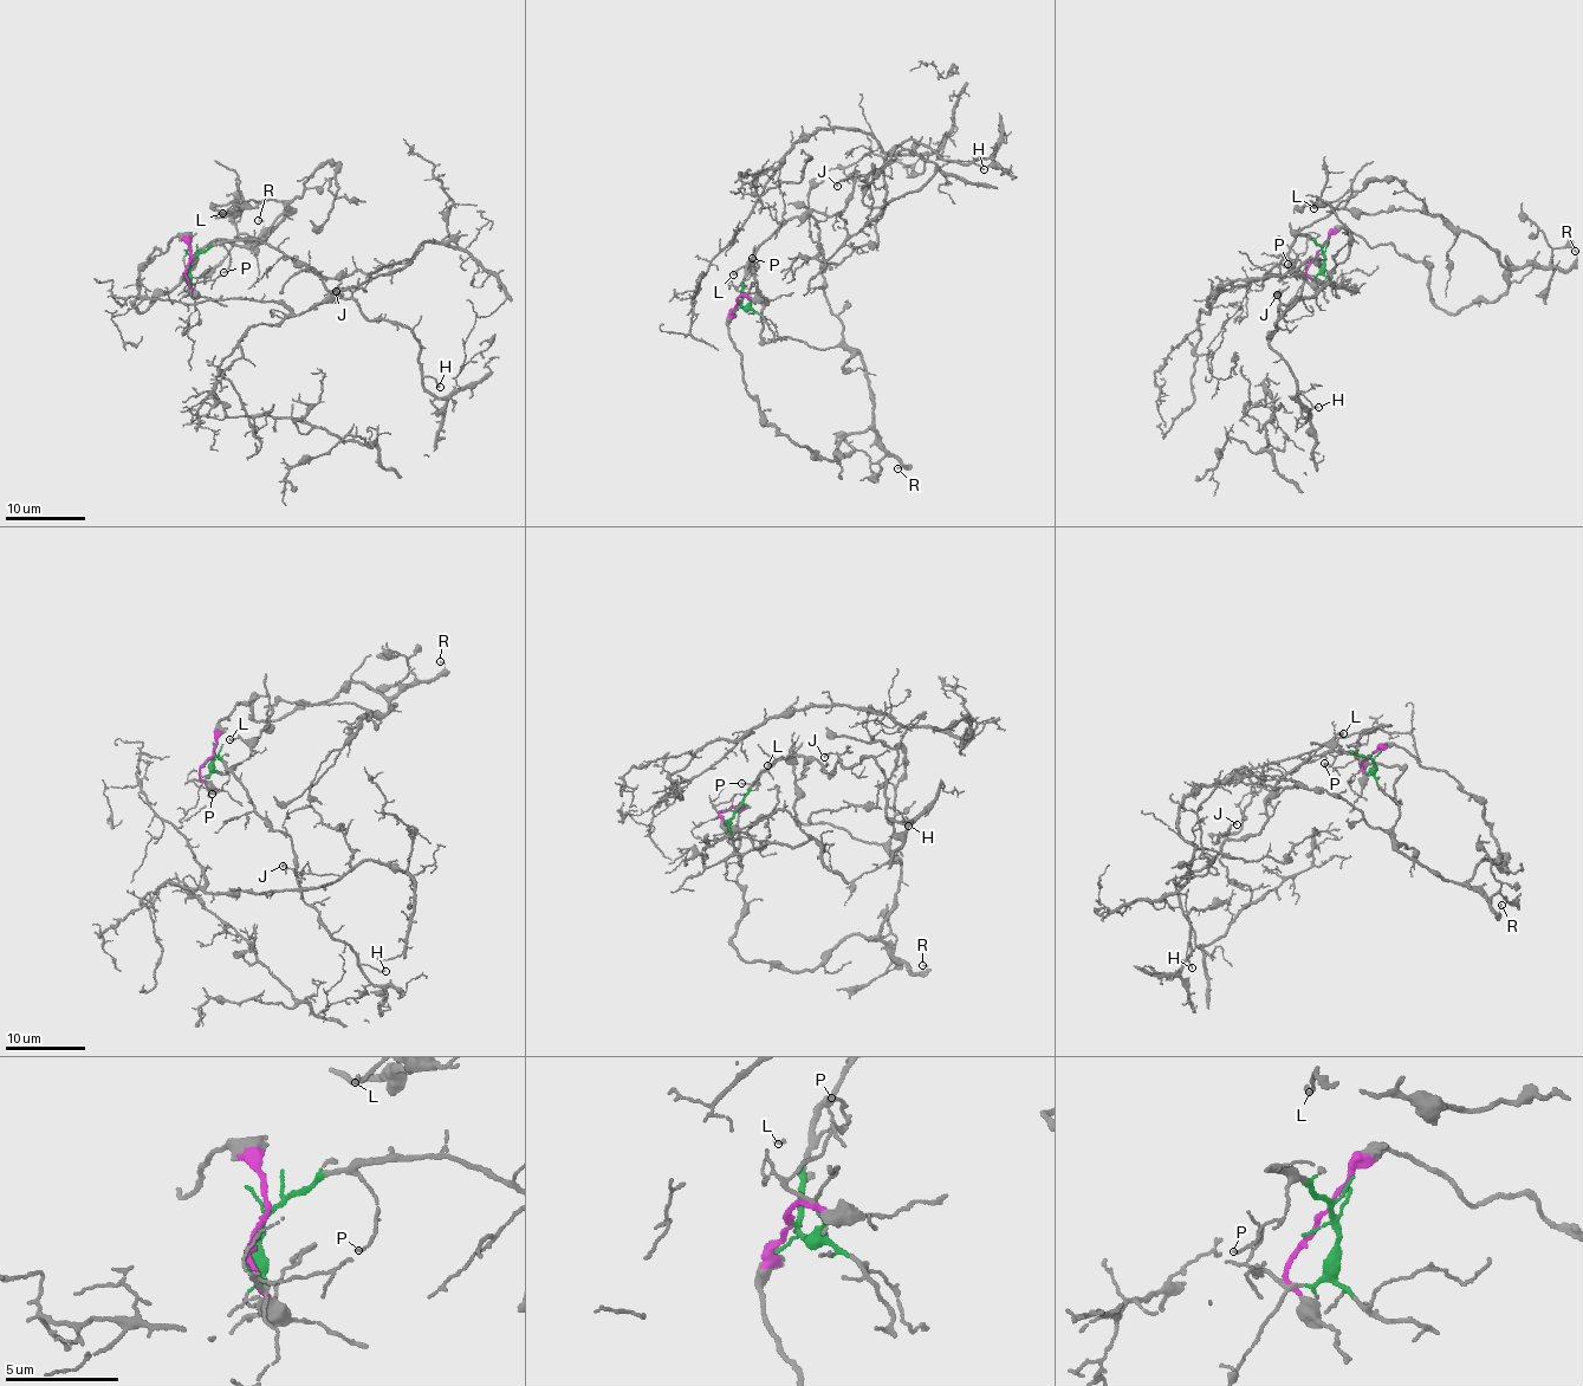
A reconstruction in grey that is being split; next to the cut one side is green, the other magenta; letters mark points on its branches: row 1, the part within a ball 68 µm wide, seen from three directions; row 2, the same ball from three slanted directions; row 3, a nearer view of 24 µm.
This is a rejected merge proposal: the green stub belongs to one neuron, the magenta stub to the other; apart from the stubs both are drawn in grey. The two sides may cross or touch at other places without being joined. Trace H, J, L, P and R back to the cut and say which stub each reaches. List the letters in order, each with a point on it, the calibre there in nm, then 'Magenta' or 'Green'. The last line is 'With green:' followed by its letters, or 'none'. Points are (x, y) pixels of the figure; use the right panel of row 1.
H: Place: (1318, 407). Thickness 90 nm. Green
J: Place: (1277, 295). Thickness 110 nm. Green
L: Place: (1314, 208). Thickness 140 nm. Magenta
P: Place: (1288, 264). Thickness 80 nm. Green
R: Place: (1575, 251). Thickness 100 nm. Magenta
With green: H, J, P

